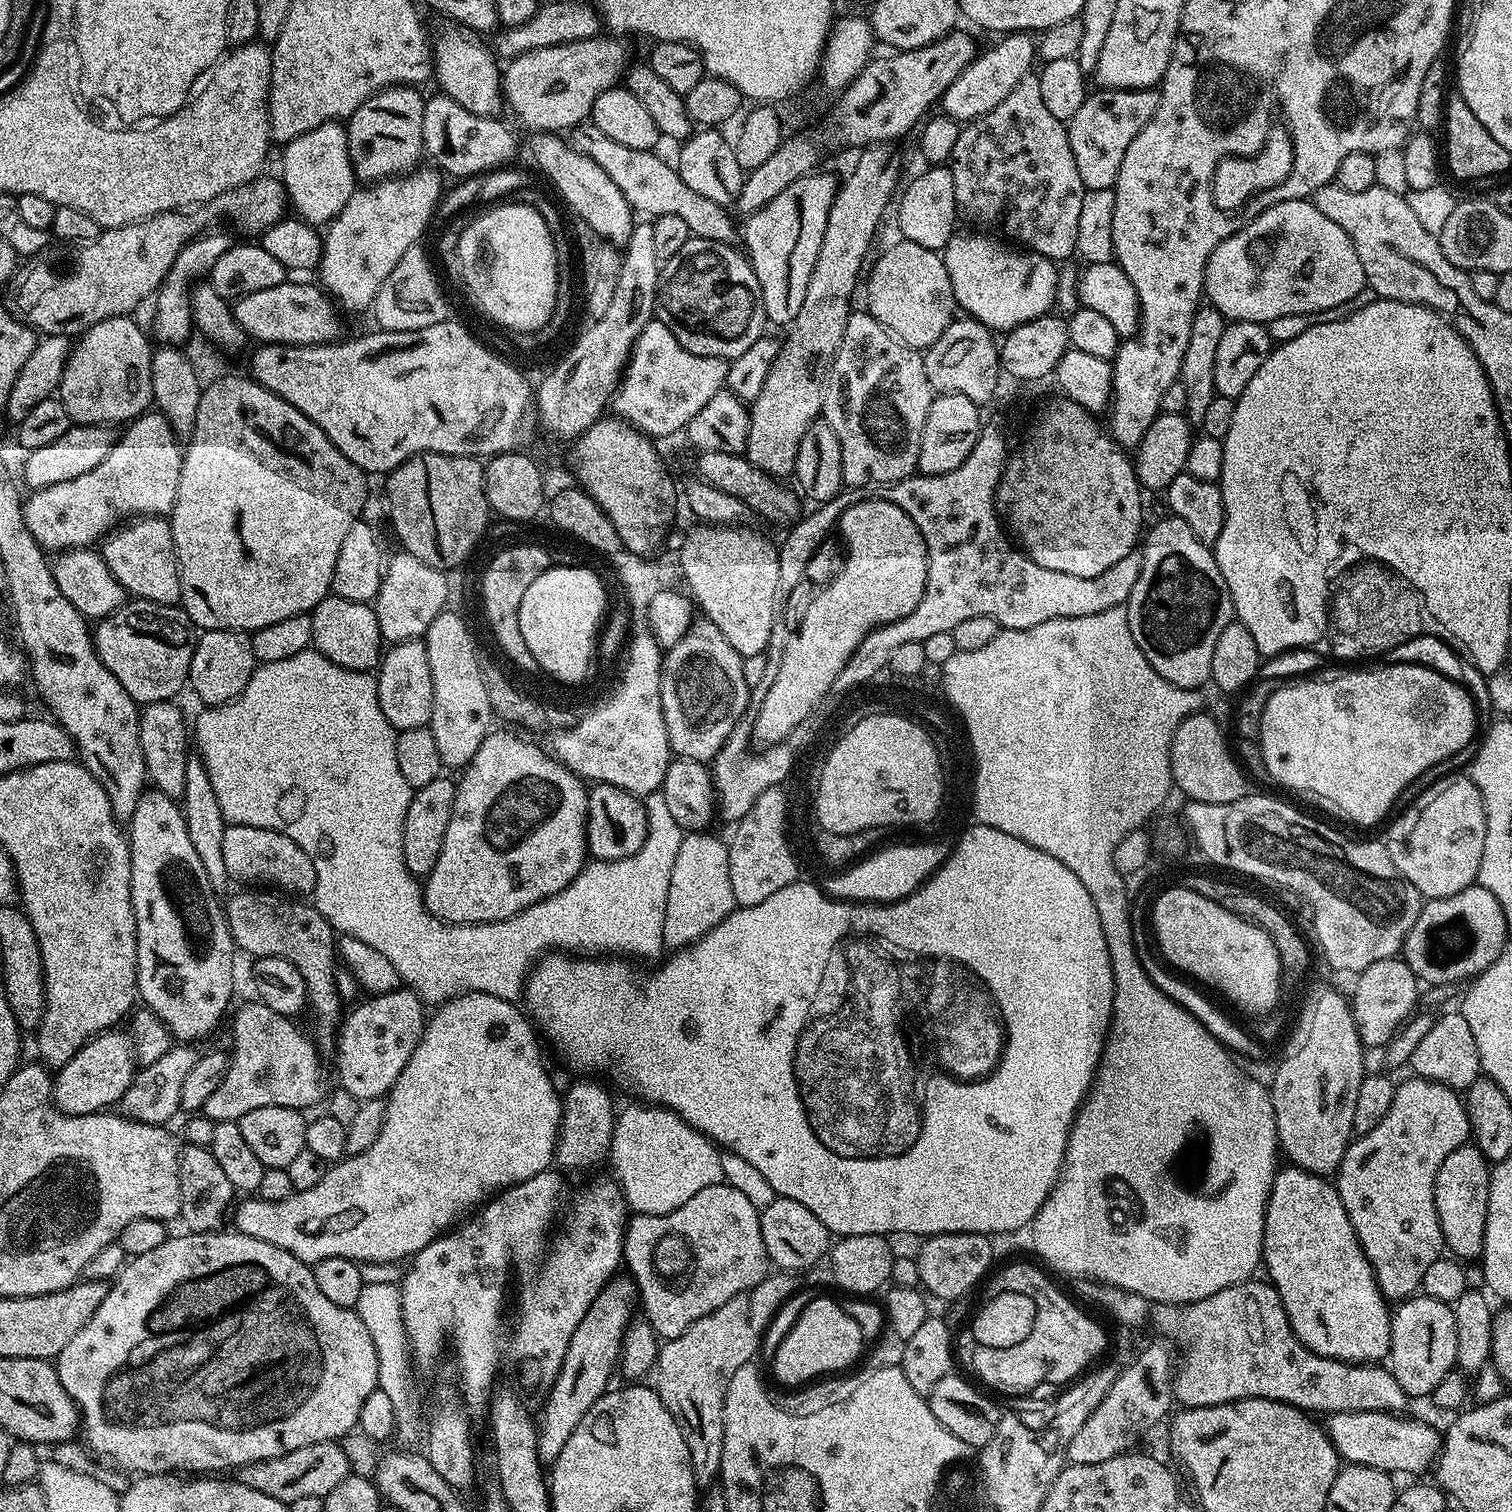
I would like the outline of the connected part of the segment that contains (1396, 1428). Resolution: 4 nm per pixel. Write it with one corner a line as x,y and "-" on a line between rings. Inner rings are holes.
1333,1412
1327,1417
1326,1431
1341,1461
1348,1464
1370,1466
1389,1474
1424,1472
1427,1468
1429,1471
1440,1455
1441,1433
1435,1432
1424,1420
1407,1420
1406,1417
1395,1412

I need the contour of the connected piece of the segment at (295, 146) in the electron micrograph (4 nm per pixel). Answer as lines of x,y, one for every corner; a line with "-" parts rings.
343,123
323,124
298,138
287,141
284,148
282,183
287,199
296,207
295,215
313,226
327,226
350,202
358,187
356,171
348,153
348,130

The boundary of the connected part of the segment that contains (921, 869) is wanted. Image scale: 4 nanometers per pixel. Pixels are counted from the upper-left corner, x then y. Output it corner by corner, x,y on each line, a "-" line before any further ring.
896,844
893,848
883,848
845,867
834,882
823,887
823,891
845,902
901,900
916,891
946,859
946,848
940,844

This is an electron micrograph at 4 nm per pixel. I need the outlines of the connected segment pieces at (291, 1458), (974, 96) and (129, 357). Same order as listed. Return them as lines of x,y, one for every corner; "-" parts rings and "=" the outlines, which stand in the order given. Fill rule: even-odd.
327,1440
290,1450
273,1460
247,1464
245,1468
239,1469
238,1479
240,1483
262,1494
270,1494
270,1498
278,1498
283,1504
290,1505
298,1498
328,1496
330,1490
349,1479
351,1472
352,1463
346,1458
339,1443
=
1009,32
997,40
1000,41
993,48
988,48
985,52
983,49
968,68
962,70
962,74
958,74
954,82
950,82
938,101
939,107
944,107
941,108
943,115
952,120
971,122
979,116
990,114
990,110
994,110
994,106
998,106
998,102
1002,102
1002,98
1006,98
1006,94
1010,94
1010,90
1014,90
1014,86
1018,86
1022,78
1030,75
1033,69
1031,66
1036,62
1033,37
1027,32
=
131,315
115,316
98,322
75,341
62,374
58,398
66,406
73,425
102,424
105,426
127,425
149,411
152,399
152,354
153,345
148,345
150,336
132,321

